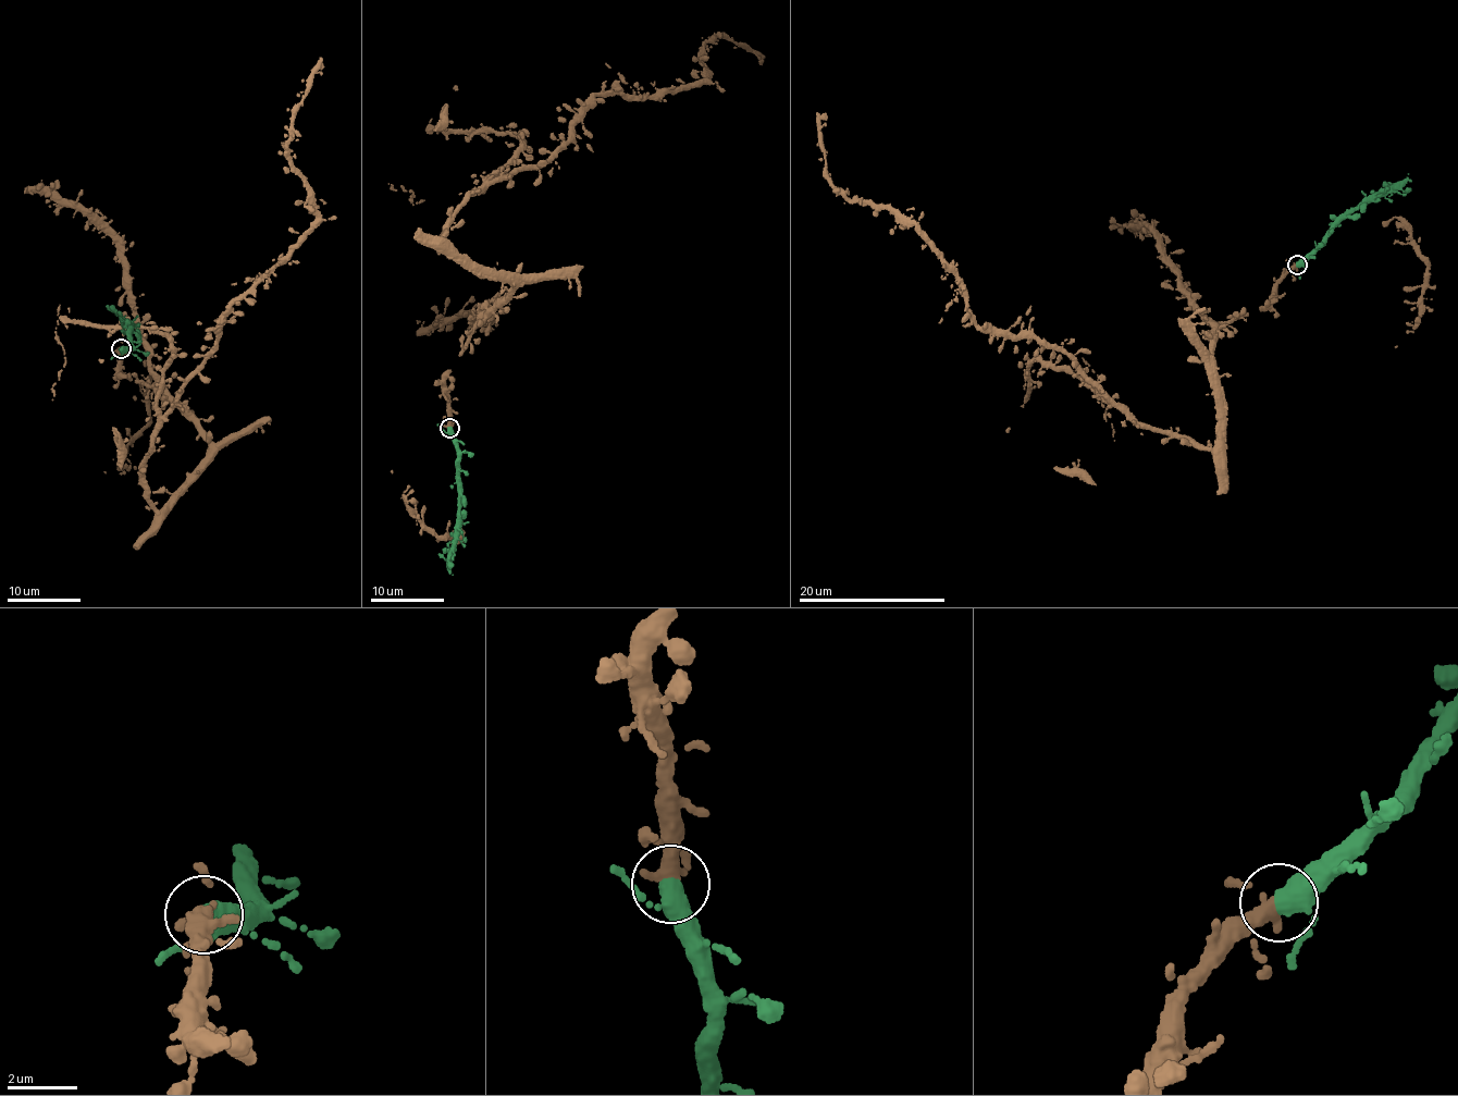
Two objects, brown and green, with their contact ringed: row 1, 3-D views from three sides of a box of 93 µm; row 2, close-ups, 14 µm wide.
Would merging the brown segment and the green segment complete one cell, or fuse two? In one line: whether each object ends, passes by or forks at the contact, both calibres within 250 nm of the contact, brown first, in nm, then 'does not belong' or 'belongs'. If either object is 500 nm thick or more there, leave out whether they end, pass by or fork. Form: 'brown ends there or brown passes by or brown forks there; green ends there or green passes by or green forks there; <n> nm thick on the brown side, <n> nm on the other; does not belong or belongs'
320 nm thick on the brown side, 500 nm on the other; belongs

